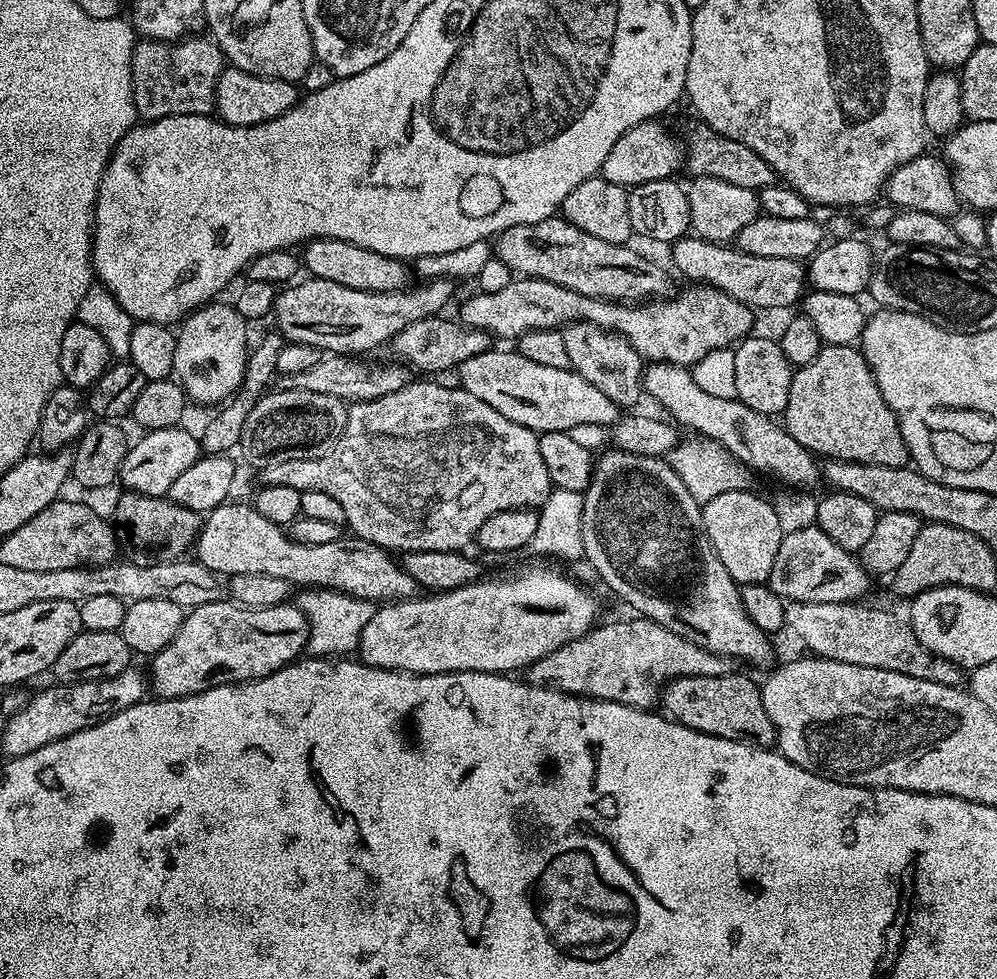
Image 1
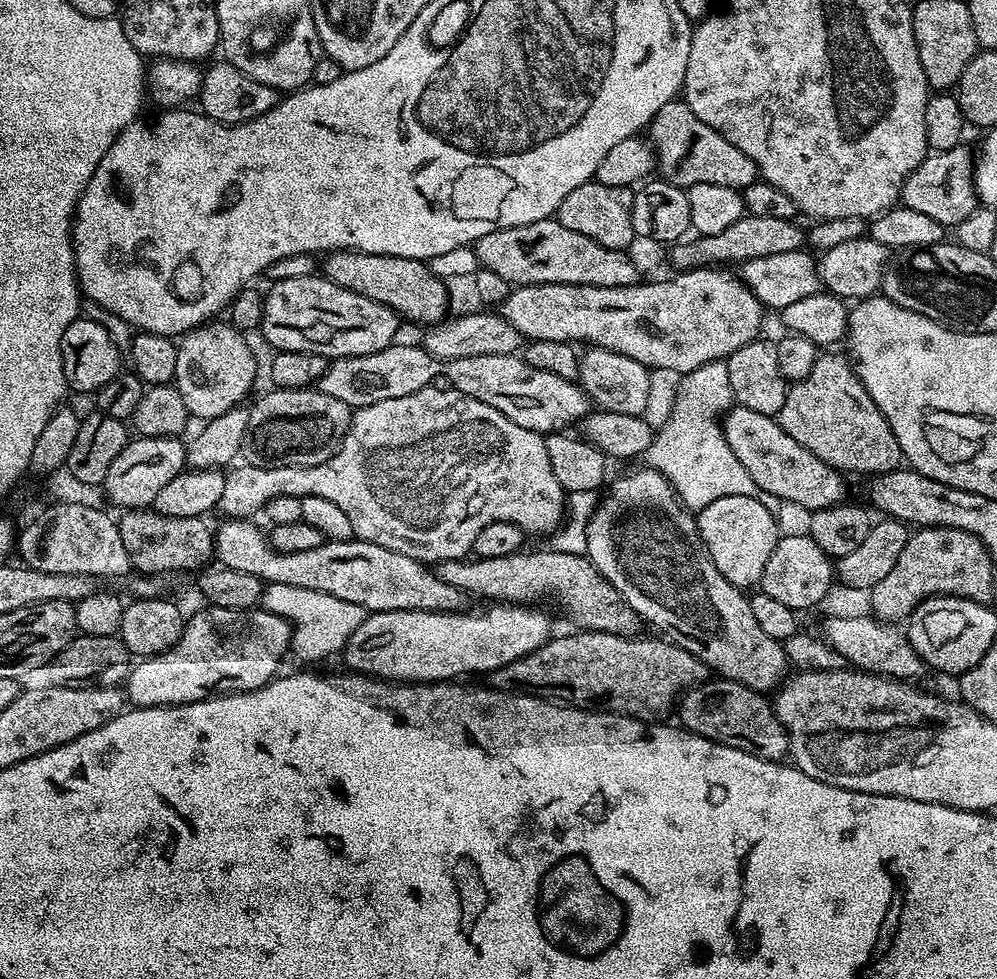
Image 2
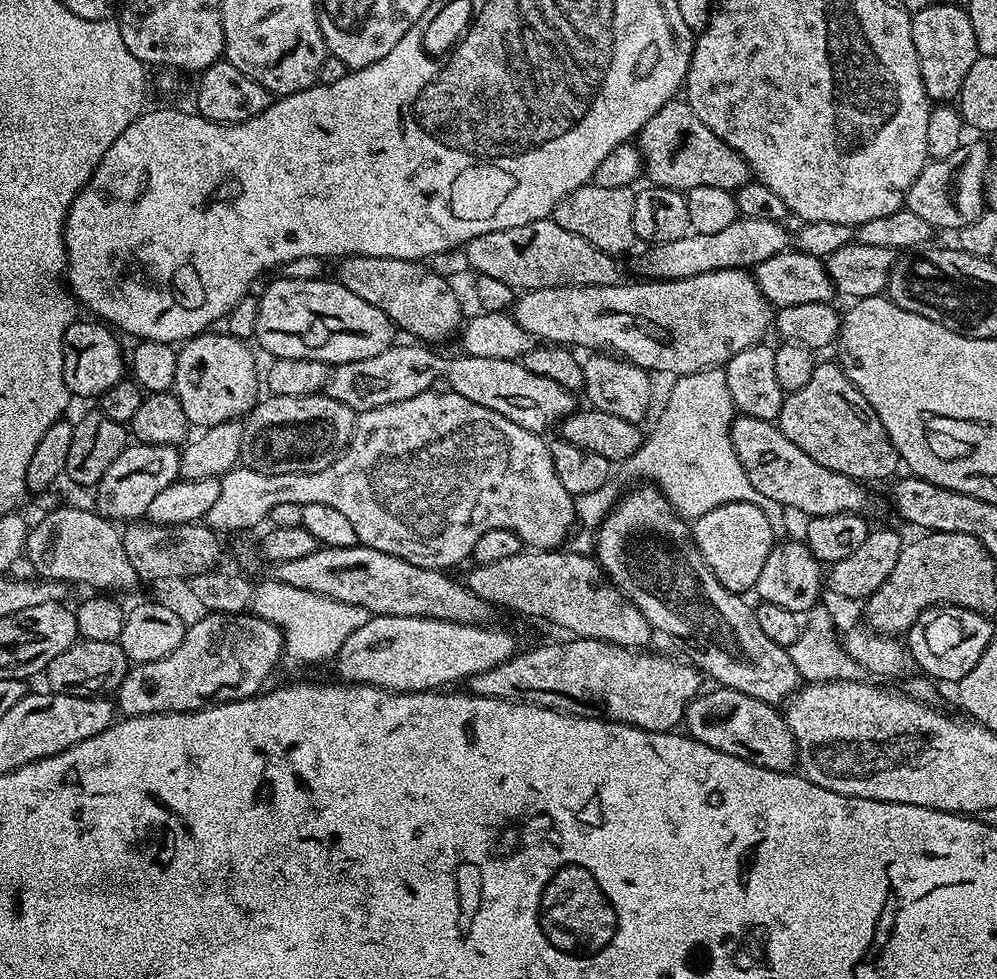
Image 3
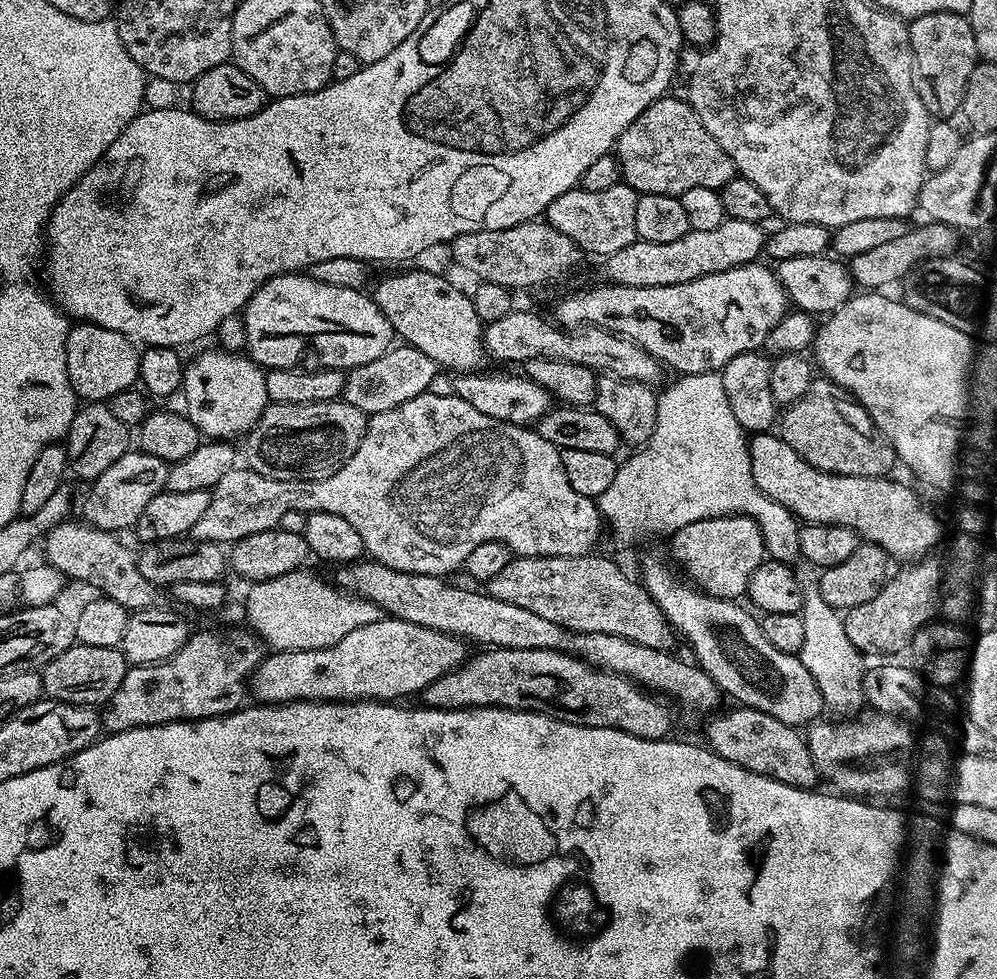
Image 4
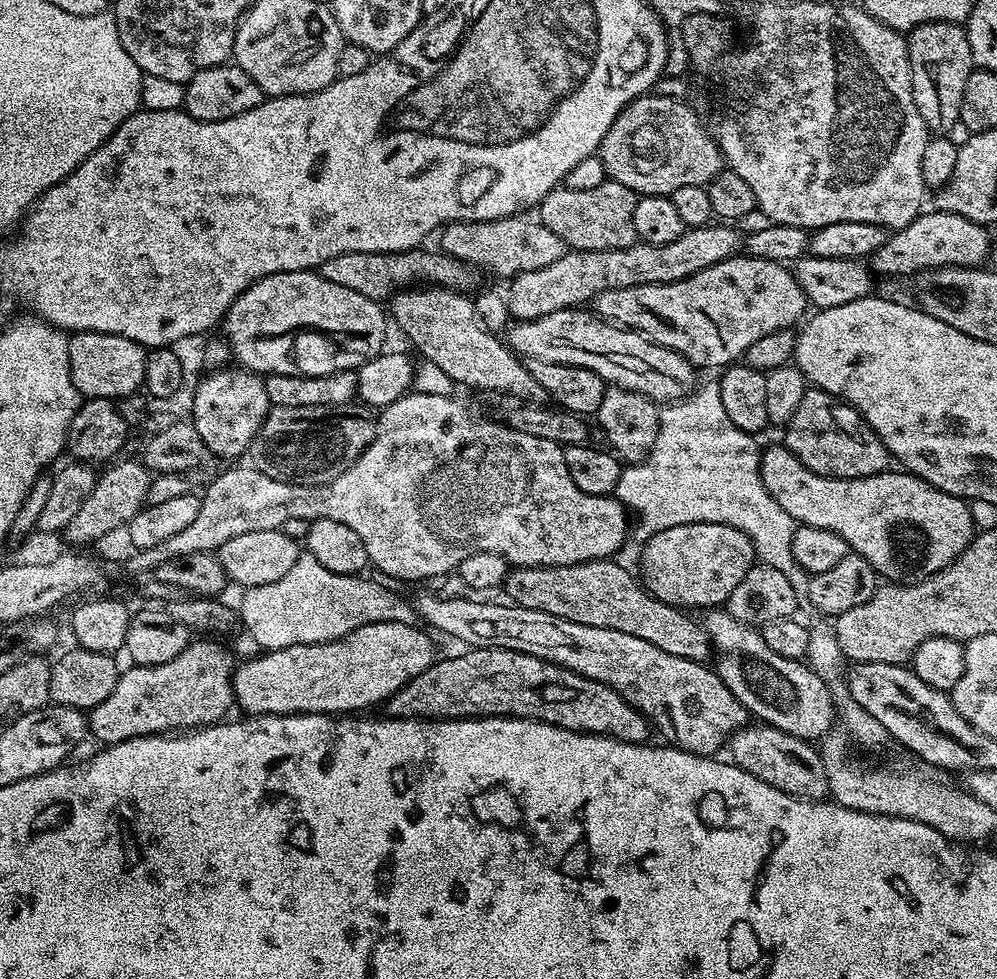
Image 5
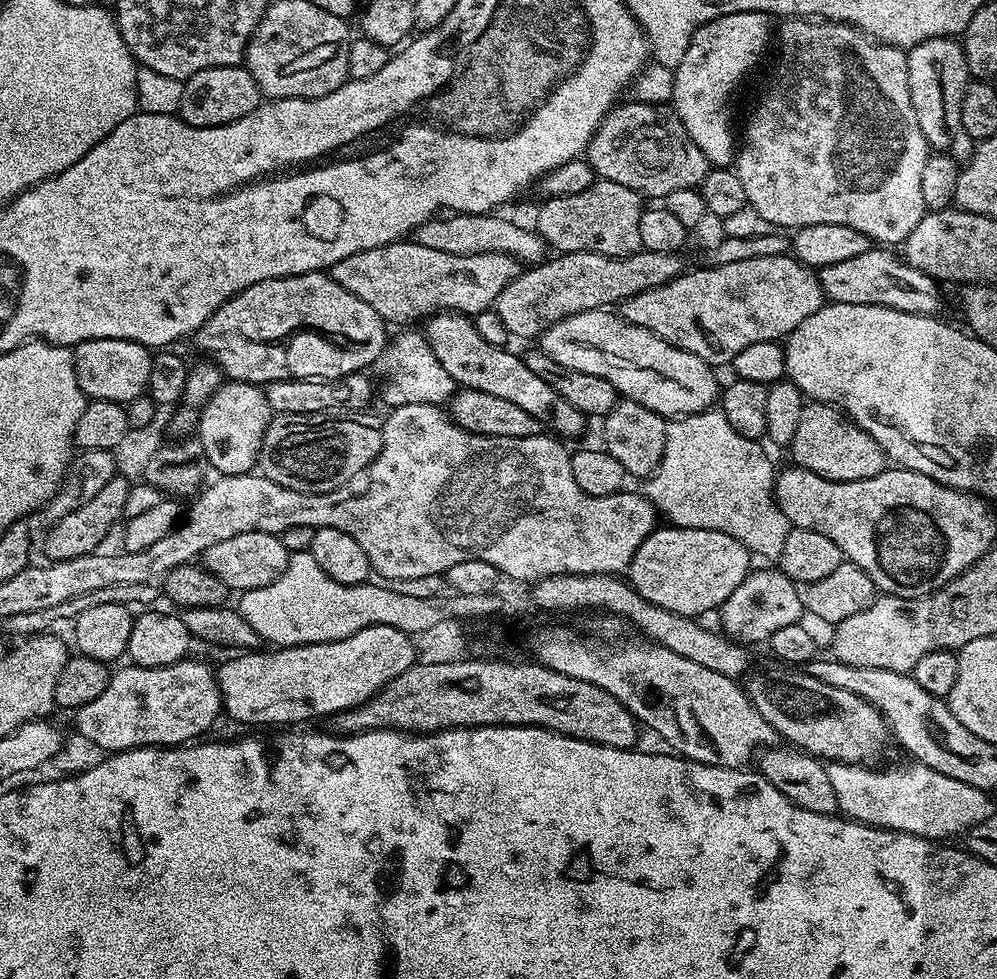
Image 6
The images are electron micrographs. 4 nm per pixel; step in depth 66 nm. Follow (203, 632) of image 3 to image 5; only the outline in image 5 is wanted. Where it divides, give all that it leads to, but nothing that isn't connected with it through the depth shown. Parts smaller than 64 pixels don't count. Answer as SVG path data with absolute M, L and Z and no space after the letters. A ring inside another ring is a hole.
M196 638L178 658L170 658L170 662L145 668L125 667L114 690L110 690L110 698L98 702L98 706L87 713L91 735L96 735L101 740L99 743L107 746L139 736L172 734L177 730L221 723L234 708L232 674L238 660L219 642L216 638Z

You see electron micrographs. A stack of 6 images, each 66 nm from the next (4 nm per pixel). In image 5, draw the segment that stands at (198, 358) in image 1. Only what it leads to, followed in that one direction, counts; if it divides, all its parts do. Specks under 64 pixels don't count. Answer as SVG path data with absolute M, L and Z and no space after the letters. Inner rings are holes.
M239 366L217 368L207 373L201 384L195 385L194 408L190 422L202 434L202 442L209 453L212 452L224 462L232 462L235 456L249 451L252 440L260 433L260 428L269 414L270 405L266 398L264 376L249 372Z

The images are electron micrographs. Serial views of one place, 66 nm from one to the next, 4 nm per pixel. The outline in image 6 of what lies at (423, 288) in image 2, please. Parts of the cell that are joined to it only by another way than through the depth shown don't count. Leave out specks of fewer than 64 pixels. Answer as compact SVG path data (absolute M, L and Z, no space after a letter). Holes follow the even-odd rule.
M459 312L437 313L427 317L422 331L430 344L430 350L434 350L446 374L450 374L450 378L460 388L482 390L482 394L494 394L505 402L514 402L514 406L538 418L545 429L552 428L548 430L553 437L568 441L583 434L586 417L578 410L578 406L566 402L566 398L562 398L562 394L558 394L550 382L542 382L542 378L538 378L538 374L534 374L534 370L530 370L519 355L508 352L507 347L490 346L490 342L478 334L475 323L469 317Z

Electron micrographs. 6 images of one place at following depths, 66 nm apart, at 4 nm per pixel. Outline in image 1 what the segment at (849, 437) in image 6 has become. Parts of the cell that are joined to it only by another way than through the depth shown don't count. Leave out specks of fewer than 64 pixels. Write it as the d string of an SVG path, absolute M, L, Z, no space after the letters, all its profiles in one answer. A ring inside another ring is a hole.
M824 344L814 362L793 371L790 398L782 414L782 424L807 452L820 458L866 462L874 466L895 468L905 467L910 460L908 447L902 438L902 430L894 410L890 410L886 398L882 398L882 390L878 390L878 382L872 376L863 351L851 344L846 346Z

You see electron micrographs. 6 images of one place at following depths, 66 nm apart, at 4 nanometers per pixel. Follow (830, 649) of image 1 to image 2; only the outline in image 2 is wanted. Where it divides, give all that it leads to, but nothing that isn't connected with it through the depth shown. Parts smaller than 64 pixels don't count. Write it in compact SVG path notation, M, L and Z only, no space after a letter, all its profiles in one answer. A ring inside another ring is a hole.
M828 616L824 620L822 640L841 661L847 662L853 669L872 672L876 676L887 676L893 680L916 682L926 671L923 658L914 650L908 640L908 633L895 623L868 616Z

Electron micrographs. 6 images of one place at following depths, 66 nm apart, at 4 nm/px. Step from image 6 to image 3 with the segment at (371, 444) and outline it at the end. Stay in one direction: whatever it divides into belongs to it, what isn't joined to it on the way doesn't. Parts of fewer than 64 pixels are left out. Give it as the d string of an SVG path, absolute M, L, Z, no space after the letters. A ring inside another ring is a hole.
M327 394L302 398L265 395L243 421L240 464L262 474L326 470L326 466L343 454L352 440L357 415L353 408Z

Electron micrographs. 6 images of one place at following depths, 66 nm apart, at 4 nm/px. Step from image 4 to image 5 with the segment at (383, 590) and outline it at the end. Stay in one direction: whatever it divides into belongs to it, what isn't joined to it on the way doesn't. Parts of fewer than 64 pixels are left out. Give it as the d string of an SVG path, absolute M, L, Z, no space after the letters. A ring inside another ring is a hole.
M420 592L414 599L414 607L417 617L429 629L437 628L440 632L445 632L448 636L453 636L456 640L461 640L464 646L468 648L501 648L502 650L518 650L518 654L530 654L534 658L542 658L546 662L554 662L563 668L574 670L578 674L582 674L591 680L602 682L606 686L610 686L618 694L622 694L622 698L626 698L632 706L639 710L642 715L648 719L649 725L653 729L656 728L665 736L669 745L682 749L684 752L693 752L699 756L715 757L720 747L727 745L734 733L740 728L745 727L749 723L750 713L742 706L742 702L738 702L738 698L734 694L730 694L730 690L726 686L726 682L722 682L722 678L707 663L699 664L690 658L678 658L678 654L666 654L666 650L658 650L658 646L650 646L650 642L646 642L643 638L634 638L634 634L622 634L622 630L606 630L602 626L582 626L582 622L570 622L570 618L558 618L558 614L546 614L546 610L530 610L524 608L520 604L511 602L503 602L504 604L495 604L494 601L488 600L492 598L473 598L468 596L448 596L443 600L440 596L435 596L432 592Z

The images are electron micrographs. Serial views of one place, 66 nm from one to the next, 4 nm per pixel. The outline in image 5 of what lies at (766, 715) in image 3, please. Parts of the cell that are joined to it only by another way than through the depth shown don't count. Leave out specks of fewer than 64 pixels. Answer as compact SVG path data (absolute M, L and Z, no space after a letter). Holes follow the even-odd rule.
M752 722L733 734L730 741L732 748L731 763L742 770L762 778L770 786L782 790L800 800L828 800L828 771L822 764L819 751L809 741L794 734L786 734L772 724Z

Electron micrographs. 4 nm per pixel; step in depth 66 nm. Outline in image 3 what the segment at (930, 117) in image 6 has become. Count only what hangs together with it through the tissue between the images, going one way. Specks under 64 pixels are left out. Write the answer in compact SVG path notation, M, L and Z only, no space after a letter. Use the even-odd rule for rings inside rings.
M934 2L911 13L914 50L918 54L922 86L929 101L952 102L959 97L966 73L980 55L974 42L974 26L970 26L967 7Z

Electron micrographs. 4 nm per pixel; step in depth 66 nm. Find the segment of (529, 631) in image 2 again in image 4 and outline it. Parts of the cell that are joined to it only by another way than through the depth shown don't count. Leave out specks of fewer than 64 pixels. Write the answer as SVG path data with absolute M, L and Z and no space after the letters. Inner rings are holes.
M381 618L378 622L370 622L370 626L358 626L354 630L350 630L350 634L346 634L346 638L342 638L342 642L334 642L334 646L330 646L329 648L319 648L318 650L294 650L293 652L282 652L276 650L271 654L265 655L264 659L260 661L260 665L257 666L256 671L253 672L250 677L250 692L251 695L254 694L257 696L255 699L261 704L295 704L298 700L383 700L385 702L396 702L401 698L404 698L400 696L412 696L415 694L415 692L416 695L423 693L424 687L427 684L440 678L442 674L446 674L450 671L451 668L460 667L460 665L463 664L466 659L466 651L464 652L464 648L466 648L465 641L461 640L458 636L447 636L444 632L435 632L426 626L414 626L414 622L406 622L405 620L398 620L395 618Z

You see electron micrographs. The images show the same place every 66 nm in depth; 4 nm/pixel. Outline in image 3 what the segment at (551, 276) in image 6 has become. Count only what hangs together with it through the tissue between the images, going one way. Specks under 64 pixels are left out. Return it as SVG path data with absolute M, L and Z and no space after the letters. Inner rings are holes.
M737 218L730 222L730 226L725 226L715 234L692 232L678 238L678 242L666 242L649 247L648 253L644 256L645 277L653 280L681 280L727 268L755 269L756 265L766 262L766 258L774 258L774 254L789 251L790 232L788 236L786 229L784 224L778 222Z

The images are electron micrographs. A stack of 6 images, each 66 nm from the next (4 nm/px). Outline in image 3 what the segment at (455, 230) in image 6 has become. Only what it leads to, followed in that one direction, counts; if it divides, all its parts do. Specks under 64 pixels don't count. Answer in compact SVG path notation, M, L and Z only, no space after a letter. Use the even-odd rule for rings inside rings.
M551 218L526 222L526 226L510 226L490 234L478 234L462 250L468 259L469 269L486 278L499 278L513 290L529 288L557 288L571 284L621 283L620 260L608 252L598 250L586 238L562 230Z

